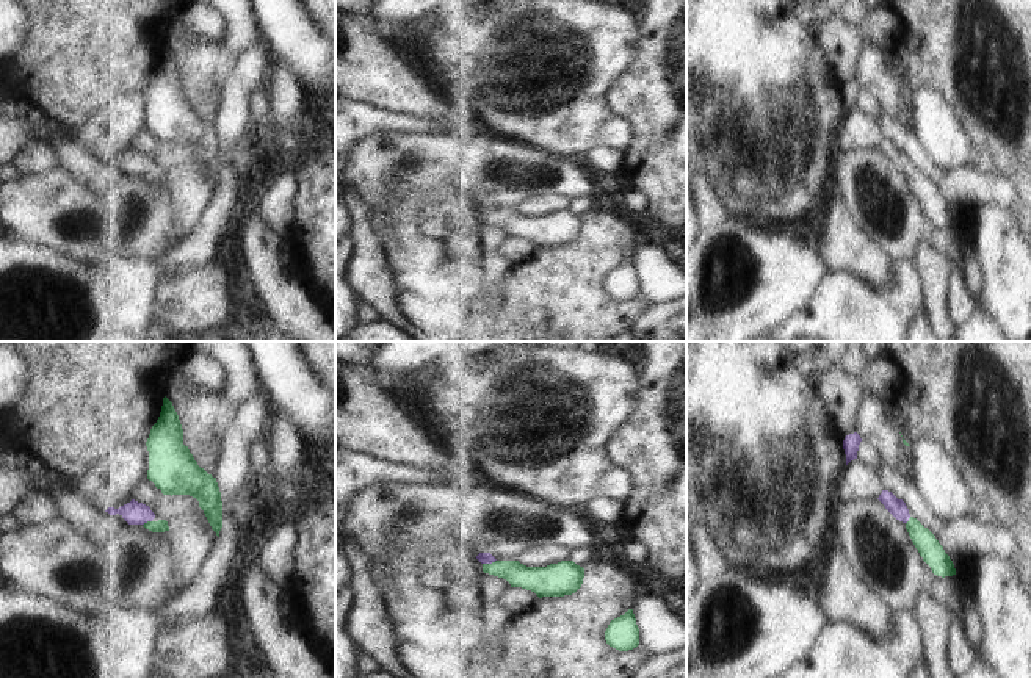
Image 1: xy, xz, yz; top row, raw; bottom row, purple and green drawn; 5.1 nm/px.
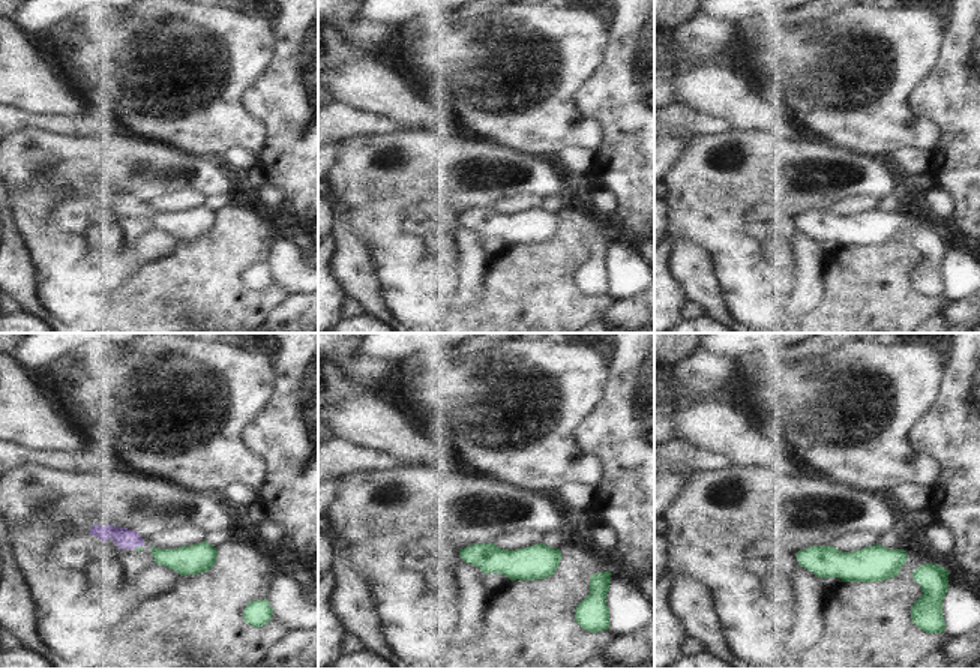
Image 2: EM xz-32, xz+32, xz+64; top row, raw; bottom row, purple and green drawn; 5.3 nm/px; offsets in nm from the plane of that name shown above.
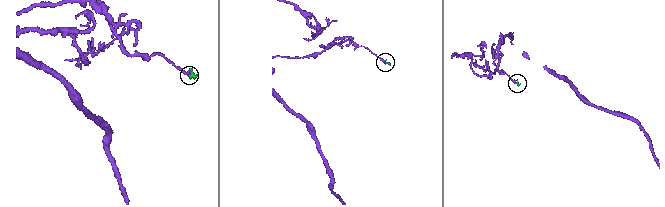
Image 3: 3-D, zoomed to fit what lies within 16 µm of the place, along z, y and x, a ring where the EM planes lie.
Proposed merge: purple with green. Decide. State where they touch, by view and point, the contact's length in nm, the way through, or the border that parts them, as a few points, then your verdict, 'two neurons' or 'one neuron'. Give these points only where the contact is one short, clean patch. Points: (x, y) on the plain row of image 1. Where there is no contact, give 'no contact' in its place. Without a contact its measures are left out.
meets purple in xz at (489, 212); contact 80 nm long; runs through xz (484, 207), (489, 212), (531, 227); one neuron

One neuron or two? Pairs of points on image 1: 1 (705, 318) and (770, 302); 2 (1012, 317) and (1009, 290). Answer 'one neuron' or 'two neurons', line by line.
1: one neuron
2: one neuron

